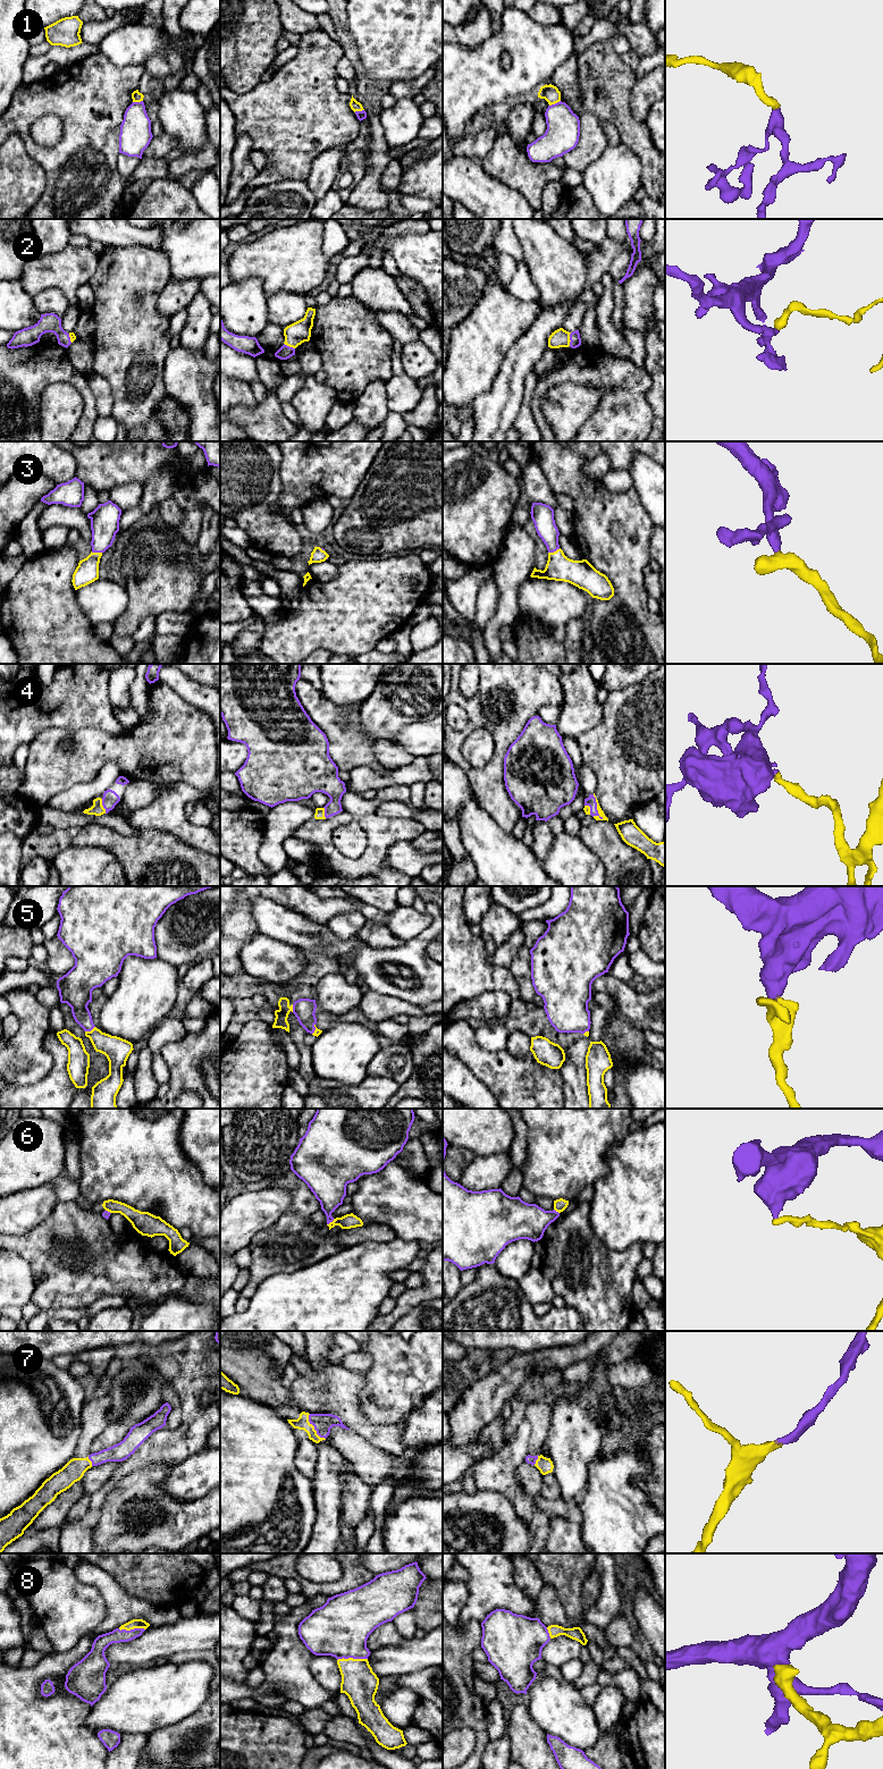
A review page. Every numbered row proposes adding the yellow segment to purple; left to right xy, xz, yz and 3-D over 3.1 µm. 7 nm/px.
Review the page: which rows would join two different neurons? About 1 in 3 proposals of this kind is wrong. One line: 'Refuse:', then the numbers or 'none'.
Refuse: 1, 6

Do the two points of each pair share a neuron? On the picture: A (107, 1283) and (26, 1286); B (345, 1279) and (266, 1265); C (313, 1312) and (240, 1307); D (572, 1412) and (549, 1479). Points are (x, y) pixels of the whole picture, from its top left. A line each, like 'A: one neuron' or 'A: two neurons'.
A: two neurons
B: two neurons
C: two neurons
D: two neurons

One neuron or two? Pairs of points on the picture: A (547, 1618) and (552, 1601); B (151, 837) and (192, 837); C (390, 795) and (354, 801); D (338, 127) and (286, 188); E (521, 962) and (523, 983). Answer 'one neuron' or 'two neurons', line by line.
A: one neuron
B: two neurons
C: one neuron
D: two neurons
E: one neuron

